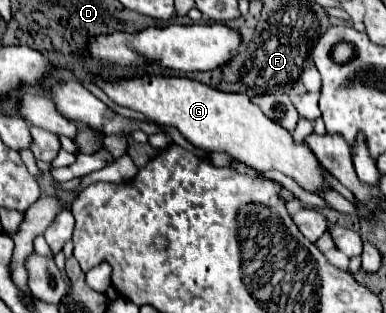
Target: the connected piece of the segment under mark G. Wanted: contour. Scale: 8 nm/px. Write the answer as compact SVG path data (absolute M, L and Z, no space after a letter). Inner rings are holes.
M144 75L144 77L132 77L132 79L118 79L118 81L106 81L102 77L94 77L94 83L118 105L130 107L134 111L144 113L148 119L162 123L162 125L172 125L176 127L192 145L204 149L204 151L226 151L232 157L244 161L246 165L260 169L260 171L282 171L298 181L300 187L306 191L316 191L320 187L326 189L326 183L322 179L324 169L318 165L314 153L306 145L296 145L292 141L290 131L284 127L272 123L244 93L224 93L218 89L212 89L200 81L188 79L188 77L164 77L164 75Z

